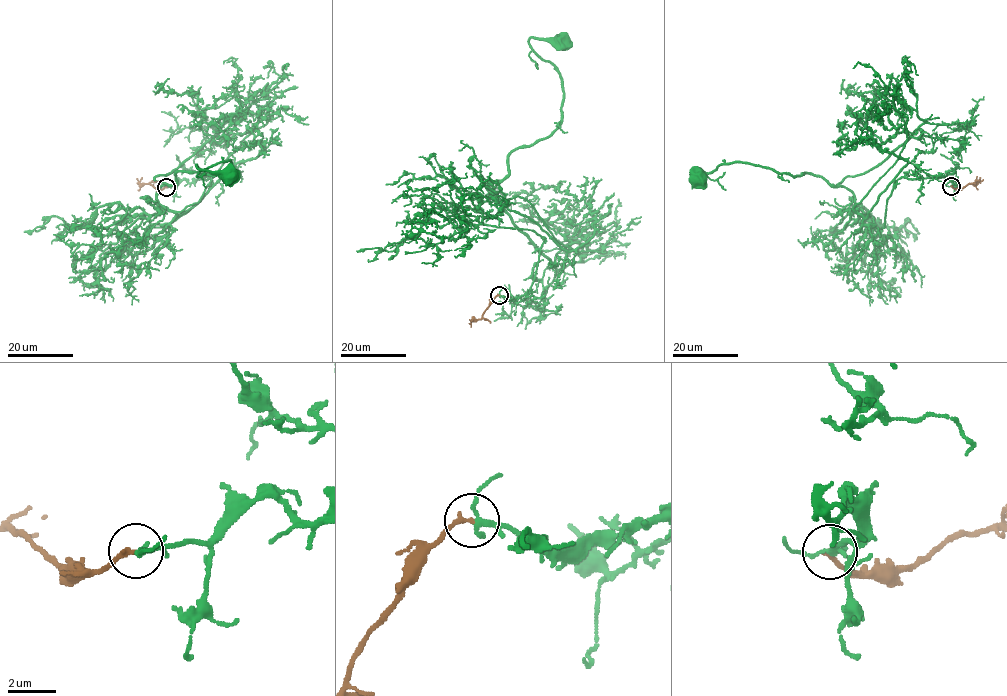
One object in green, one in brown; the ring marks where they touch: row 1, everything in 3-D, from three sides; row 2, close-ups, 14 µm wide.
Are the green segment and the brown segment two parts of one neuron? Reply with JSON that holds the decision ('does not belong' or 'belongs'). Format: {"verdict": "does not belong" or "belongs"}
{"verdict": "belongs"}

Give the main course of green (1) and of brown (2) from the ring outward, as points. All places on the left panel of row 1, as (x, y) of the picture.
1: (166, 187), (211, 181), (150, 227), (175, 215), (157, 192), (177, 172), (229, 174)
2: (166, 187), (158, 190), (150, 184), (141, 184), (139, 180)

